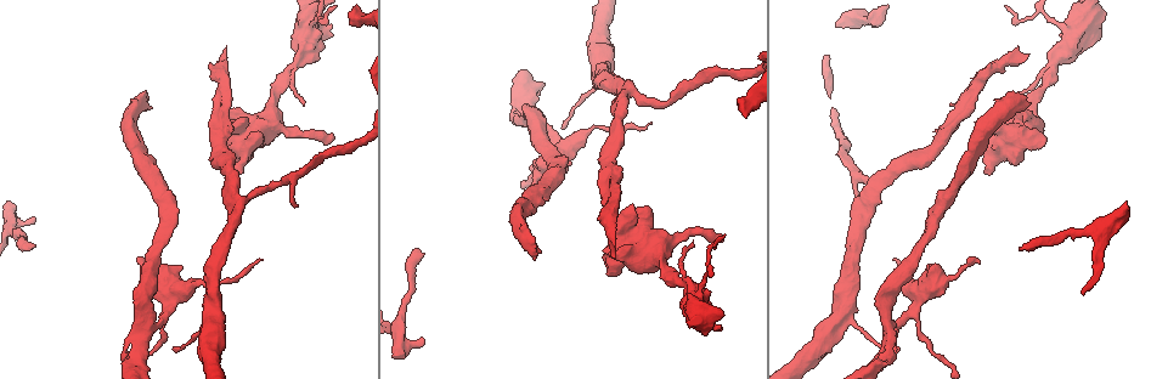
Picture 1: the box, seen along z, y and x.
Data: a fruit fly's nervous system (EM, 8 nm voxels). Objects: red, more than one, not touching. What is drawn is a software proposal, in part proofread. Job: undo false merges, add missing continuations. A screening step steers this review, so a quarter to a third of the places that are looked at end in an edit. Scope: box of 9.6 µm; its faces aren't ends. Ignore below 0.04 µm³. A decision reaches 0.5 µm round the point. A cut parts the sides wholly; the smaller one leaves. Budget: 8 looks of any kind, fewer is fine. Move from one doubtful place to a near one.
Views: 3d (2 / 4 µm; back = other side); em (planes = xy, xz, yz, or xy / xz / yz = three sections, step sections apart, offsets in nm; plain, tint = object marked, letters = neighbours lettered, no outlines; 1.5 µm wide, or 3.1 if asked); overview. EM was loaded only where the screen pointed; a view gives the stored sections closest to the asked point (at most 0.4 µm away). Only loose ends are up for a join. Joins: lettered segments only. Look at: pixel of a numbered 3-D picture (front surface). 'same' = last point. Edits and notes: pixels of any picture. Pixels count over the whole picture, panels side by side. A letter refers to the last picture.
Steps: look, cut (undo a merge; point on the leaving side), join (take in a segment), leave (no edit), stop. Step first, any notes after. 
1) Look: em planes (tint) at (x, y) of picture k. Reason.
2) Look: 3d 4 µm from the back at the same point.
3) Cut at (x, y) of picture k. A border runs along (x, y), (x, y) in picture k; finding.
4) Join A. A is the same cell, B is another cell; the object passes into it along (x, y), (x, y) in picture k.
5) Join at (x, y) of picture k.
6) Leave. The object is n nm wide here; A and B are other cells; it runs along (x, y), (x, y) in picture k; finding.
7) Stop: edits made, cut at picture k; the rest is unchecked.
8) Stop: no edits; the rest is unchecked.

Look: 3d 2 µm at (1066, 232) of picture 1.

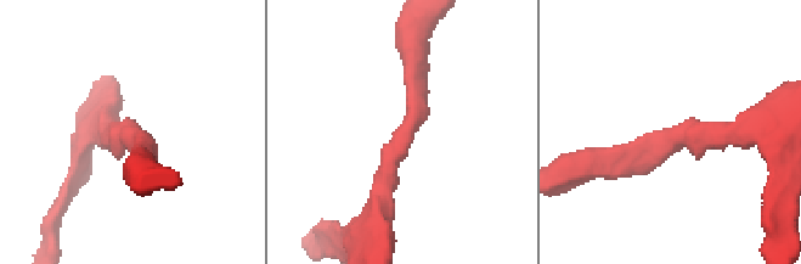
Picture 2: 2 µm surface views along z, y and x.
Look: em planes (tint) at (401, 136) of picture 2. Shape alone is not enough.

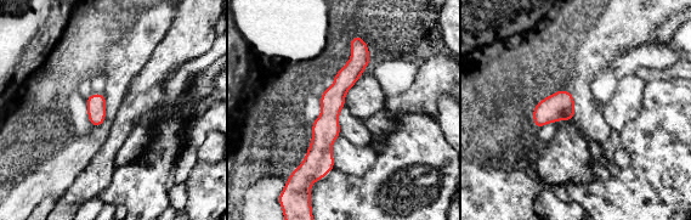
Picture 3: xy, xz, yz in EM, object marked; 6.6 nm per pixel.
Look: em planes (letters) at the same point.

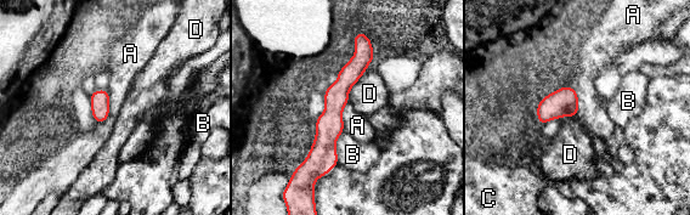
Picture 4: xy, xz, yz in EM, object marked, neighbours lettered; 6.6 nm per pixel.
Leave. The object is 160 nm wide here; the longest contact is with D, 260 nm; A, B, C and D are other cells; continuous, no second cell.

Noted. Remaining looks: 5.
Look: em planes (plain) at (985, 173) of picture 1. An open end.

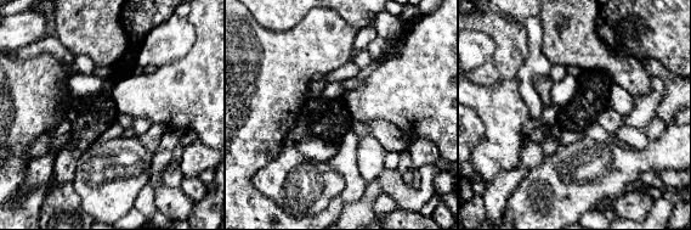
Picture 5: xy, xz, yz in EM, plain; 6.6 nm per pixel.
Look: em planes (letters) at the same point. See the neighbours.

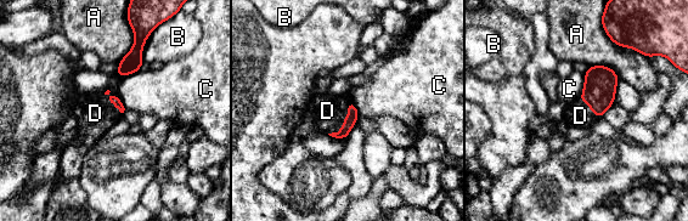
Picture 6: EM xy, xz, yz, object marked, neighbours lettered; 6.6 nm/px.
Join D. D is the same cell, A, B and C are other cells; the object passes into it along (353, 114), (343, 123), (327, 111) in picture 6; it goes on there.

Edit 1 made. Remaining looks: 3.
Stop: edits made, join at picture 6; the rest is unchecked.

